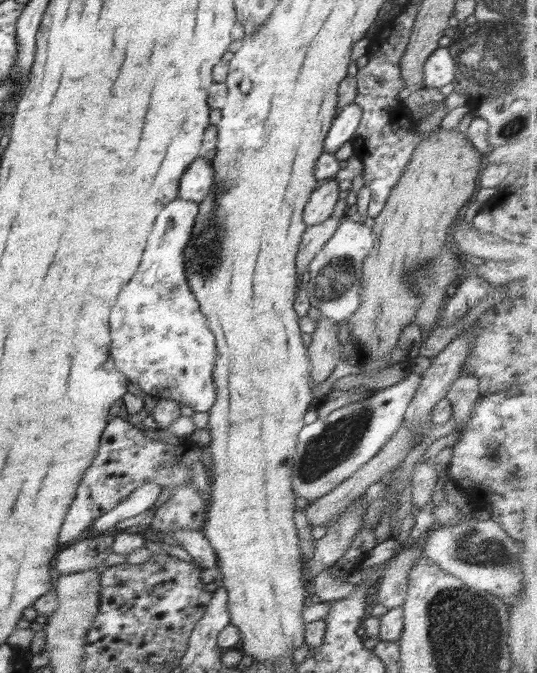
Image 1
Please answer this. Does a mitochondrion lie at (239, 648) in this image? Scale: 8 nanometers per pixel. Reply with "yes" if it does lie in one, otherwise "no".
no

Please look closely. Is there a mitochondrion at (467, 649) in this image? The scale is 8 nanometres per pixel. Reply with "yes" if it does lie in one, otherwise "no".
yes

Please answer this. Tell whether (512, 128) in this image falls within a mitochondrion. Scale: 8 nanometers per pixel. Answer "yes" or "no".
yes

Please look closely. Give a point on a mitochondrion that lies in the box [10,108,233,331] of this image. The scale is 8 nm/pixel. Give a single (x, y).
(209, 254)

